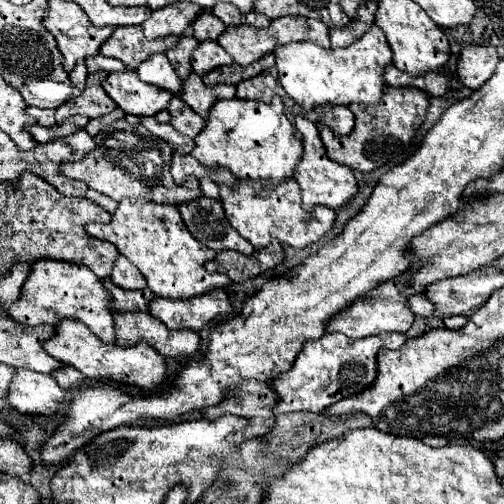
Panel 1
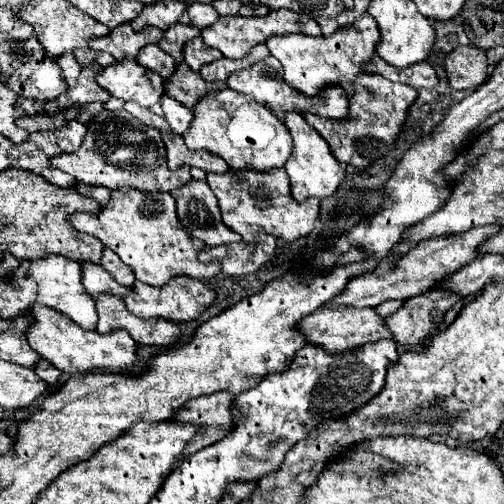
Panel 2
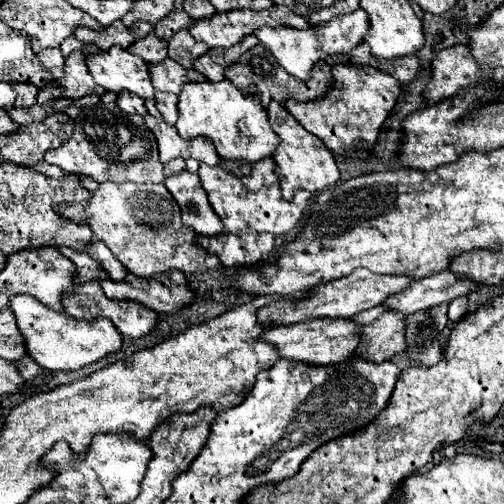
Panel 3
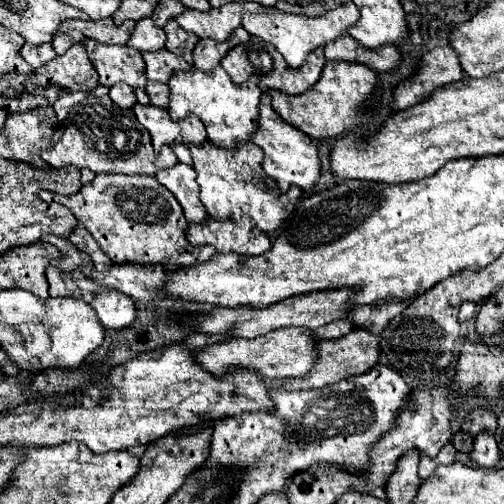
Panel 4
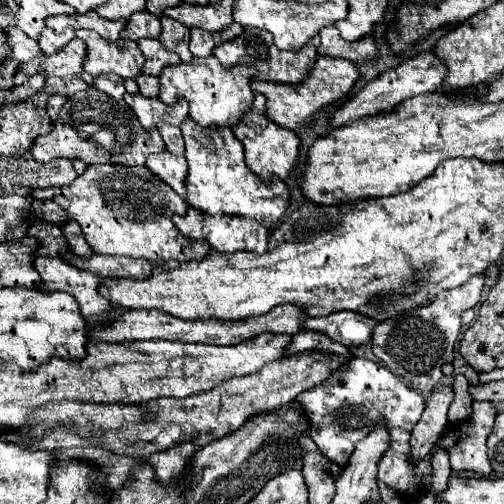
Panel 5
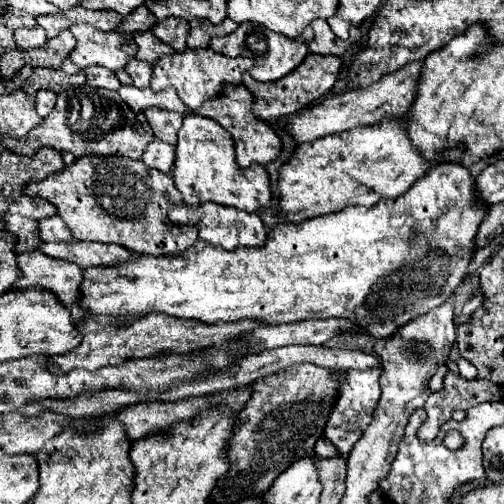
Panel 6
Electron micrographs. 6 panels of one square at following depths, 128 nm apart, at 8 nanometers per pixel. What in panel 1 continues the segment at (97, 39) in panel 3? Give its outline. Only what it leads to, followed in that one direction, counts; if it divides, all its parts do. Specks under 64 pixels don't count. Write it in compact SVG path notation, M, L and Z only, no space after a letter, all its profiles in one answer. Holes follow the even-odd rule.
M140 25L117 27L114 34L102 44L100 54L122 60L128 68L136 70L148 56L166 52L178 44L176 36L162 40L146 40Z

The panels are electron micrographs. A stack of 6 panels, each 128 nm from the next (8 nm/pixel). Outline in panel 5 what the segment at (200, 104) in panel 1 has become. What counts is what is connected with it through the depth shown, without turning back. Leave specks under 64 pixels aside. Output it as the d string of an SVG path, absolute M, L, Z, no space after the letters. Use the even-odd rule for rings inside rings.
M140 40L140 50L146 58L142 72L150 74L150 76L160 76L162 68L170 66L170 64L178 64L180 58L174 52L168 52L158 40Z

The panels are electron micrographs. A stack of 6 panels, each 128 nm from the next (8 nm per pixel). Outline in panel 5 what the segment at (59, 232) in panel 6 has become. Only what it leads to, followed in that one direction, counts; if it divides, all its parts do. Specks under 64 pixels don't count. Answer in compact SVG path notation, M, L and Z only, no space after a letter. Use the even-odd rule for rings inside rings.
M68 220L62 226L62 232L64 232L64 236L66 236L66 240L68 240L68 244L70 244L70 248L76 256L80 256L80 258L90 258L92 256L92 248L88 246L80 226L74 220Z

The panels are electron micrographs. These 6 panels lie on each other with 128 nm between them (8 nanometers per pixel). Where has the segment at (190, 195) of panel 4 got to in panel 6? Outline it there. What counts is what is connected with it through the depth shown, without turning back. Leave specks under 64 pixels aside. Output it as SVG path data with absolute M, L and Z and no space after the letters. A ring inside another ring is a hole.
M154 140L152 144L148 144L144 156L142 156L142 162L148 166L148 168L156 168L164 174L172 174L172 166L176 162L176 152L174 152L174 146L170 144L164 144L160 140Z

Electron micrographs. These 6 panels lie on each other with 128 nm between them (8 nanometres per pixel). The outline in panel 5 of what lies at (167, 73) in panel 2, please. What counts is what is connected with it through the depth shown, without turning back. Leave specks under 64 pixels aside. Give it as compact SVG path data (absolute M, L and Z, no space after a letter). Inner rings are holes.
M144 10L128 20L122 36L138 42L142 38L160 38L160 32L162 32L160 20L154 14L150 14L148 10Z

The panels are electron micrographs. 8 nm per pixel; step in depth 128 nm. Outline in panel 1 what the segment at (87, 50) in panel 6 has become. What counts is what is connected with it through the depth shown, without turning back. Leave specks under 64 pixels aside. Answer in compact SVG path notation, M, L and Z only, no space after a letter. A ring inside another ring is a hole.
M134 70L126 72L110 72L102 82L106 94L126 112L136 116L156 116L158 112L168 108L172 94L162 88L144 84Z

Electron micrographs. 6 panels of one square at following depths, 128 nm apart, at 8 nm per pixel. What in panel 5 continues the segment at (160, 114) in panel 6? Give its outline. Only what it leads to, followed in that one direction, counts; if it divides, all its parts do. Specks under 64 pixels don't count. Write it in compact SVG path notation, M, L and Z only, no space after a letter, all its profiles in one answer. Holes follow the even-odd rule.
M164 126L164 128L158 128L158 132L162 134L168 152L178 154L178 156L184 154L184 140L182 140L182 130L180 128L168 128L168 126Z

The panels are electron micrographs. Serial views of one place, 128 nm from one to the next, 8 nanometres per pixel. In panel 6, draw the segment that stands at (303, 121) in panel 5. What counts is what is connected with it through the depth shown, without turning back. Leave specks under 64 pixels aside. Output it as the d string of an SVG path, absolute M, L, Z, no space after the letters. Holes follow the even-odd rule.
M308 54L304 58L304 64L300 64L300 68L296 68L296 72L290 72L288 76L284 76L284 80L258 82L258 80L252 80L252 76L244 76L244 86L248 86L248 90L256 96L256 108L254 108L256 118L278 120L278 118L286 118L290 114L296 114L298 110L306 108L310 102L326 96L334 88L340 70L342 70L340 58Z

